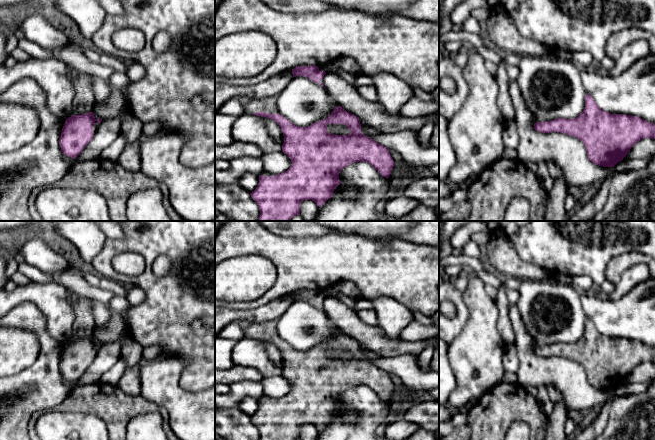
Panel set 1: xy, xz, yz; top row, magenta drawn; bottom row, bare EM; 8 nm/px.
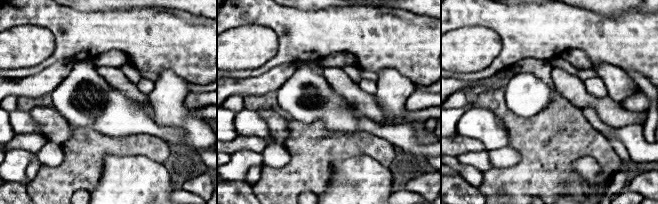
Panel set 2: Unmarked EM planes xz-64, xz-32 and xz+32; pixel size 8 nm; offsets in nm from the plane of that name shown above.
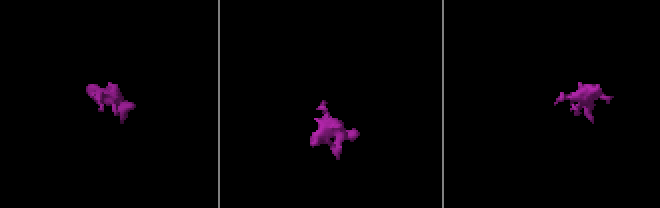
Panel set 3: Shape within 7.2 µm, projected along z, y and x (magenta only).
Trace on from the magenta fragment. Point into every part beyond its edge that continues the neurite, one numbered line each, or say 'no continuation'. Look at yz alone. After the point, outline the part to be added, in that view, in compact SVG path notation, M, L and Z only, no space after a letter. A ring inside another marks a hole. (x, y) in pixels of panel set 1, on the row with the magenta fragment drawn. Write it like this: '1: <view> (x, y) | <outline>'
no continuation

